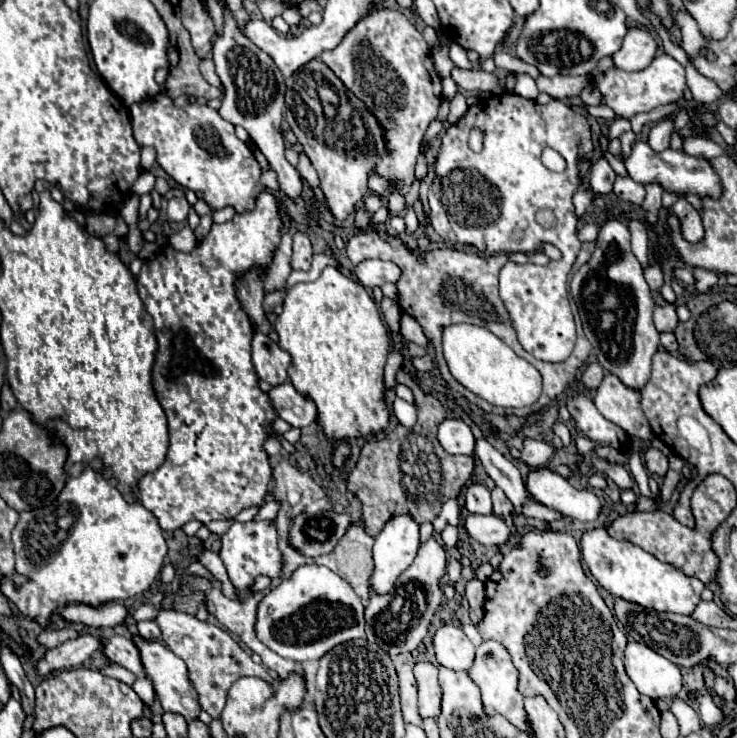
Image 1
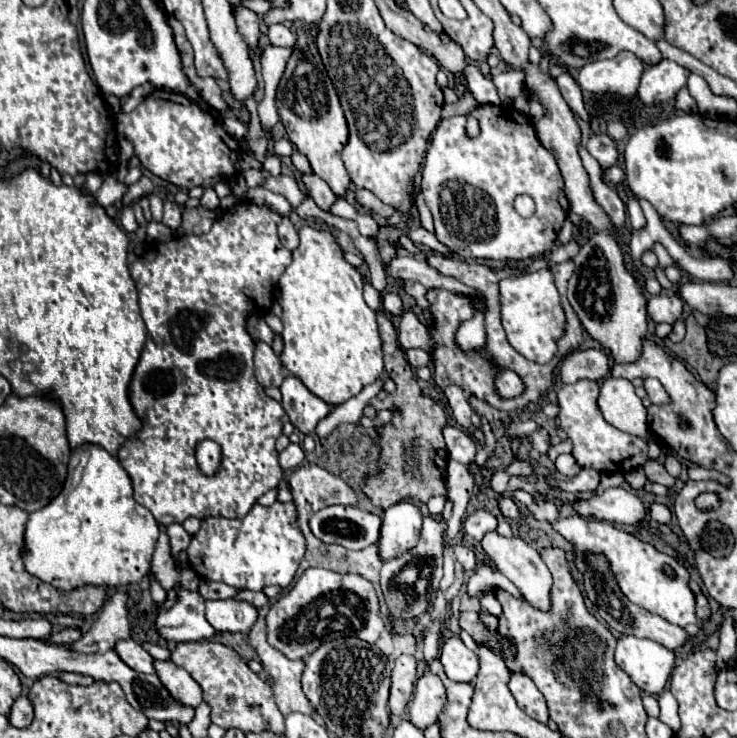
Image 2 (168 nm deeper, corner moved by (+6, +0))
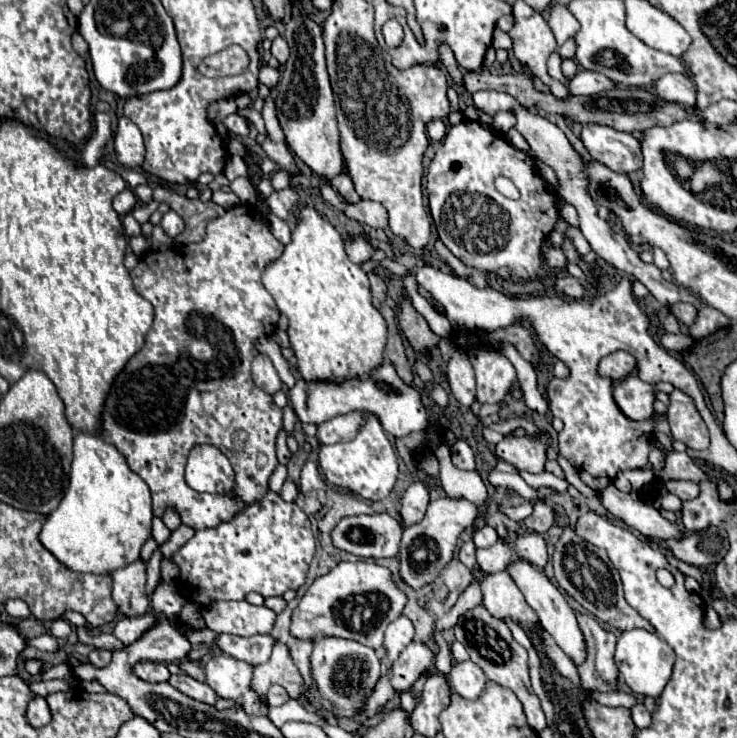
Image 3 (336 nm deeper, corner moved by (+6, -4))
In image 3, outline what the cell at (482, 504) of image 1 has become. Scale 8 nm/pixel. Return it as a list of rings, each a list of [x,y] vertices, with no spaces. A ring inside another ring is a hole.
[[[483,526],[483,528],[475,530],[473,540],[475,540],[477,548],[489,548],[489,546],[493,546],[493,544],[499,540],[499,536],[497,536],[495,528],[491,528],[491,526]]]

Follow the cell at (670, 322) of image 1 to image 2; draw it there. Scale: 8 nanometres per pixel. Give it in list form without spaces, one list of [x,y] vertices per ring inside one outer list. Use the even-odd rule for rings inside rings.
[[[657,294],[649,298],[647,304],[647,314],[653,318],[653,322],[669,322],[673,324],[683,312],[683,302],[677,296],[669,296],[669,294]]]

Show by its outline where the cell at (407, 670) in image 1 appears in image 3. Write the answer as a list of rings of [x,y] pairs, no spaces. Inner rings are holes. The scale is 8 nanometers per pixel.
[[[411,642],[397,658],[397,662],[393,662],[393,670],[391,670],[391,682],[393,688],[405,690],[409,688],[419,676],[421,672],[433,662],[435,652],[431,646],[423,644],[423,642]]]

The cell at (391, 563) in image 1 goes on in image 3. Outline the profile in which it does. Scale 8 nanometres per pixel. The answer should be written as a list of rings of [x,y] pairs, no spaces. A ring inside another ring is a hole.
[[[415,480],[403,494],[401,500],[401,518],[403,518],[403,526],[421,522],[421,518],[425,516],[427,504],[429,504],[429,486],[425,480]]]

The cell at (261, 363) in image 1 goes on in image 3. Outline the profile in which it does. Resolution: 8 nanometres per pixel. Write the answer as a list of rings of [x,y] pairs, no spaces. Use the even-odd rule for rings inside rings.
[[[257,354],[255,360],[251,362],[251,376],[253,376],[253,382],[267,394],[275,394],[283,386],[283,382],[277,378],[277,370],[273,362],[269,362],[265,354]]]

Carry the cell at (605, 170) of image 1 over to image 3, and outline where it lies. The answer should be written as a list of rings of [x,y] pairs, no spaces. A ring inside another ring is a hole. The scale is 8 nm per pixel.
[[[587,124],[581,130],[581,140],[591,158],[615,172],[631,174],[643,166],[639,140],[631,132],[621,132],[601,124]]]

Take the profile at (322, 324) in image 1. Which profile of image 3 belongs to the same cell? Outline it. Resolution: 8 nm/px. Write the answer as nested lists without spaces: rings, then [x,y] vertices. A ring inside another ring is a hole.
[[[311,206],[299,208],[299,222],[291,232],[291,242],[283,254],[273,260],[261,274],[261,282],[275,298],[281,314],[289,318],[289,340],[297,358],[299,372],[305,380],[313,378],[345,378],[345,374],[361,374],[369,366],[383,362],[383,350],[387,342],[387,324],[381,312],[371,304],[371,290],[367,274],[361,264],[351,262],[339,230]]]

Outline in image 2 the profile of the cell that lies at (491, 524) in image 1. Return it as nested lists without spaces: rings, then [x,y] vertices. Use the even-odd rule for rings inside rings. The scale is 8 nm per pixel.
[[[491,530],[481,538],[481,546],[487,552],[489,560],[497,566],[497,570],[501,570],[533,606],[537,606],[539,610],[547,610],[549,608],[549,590],[551,590],[551,584],[553,584],[551,572],[545,566],[545,562],[541,560],[539,552],[531,544],[527,544],[519,536],[505,538],[497,530]]]

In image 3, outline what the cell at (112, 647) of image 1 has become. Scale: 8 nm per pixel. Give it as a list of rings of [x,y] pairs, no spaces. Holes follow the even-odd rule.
[[[137,662],[135,674],[145,682],[167,682],[171,676],[167,666],[159,662]]]

